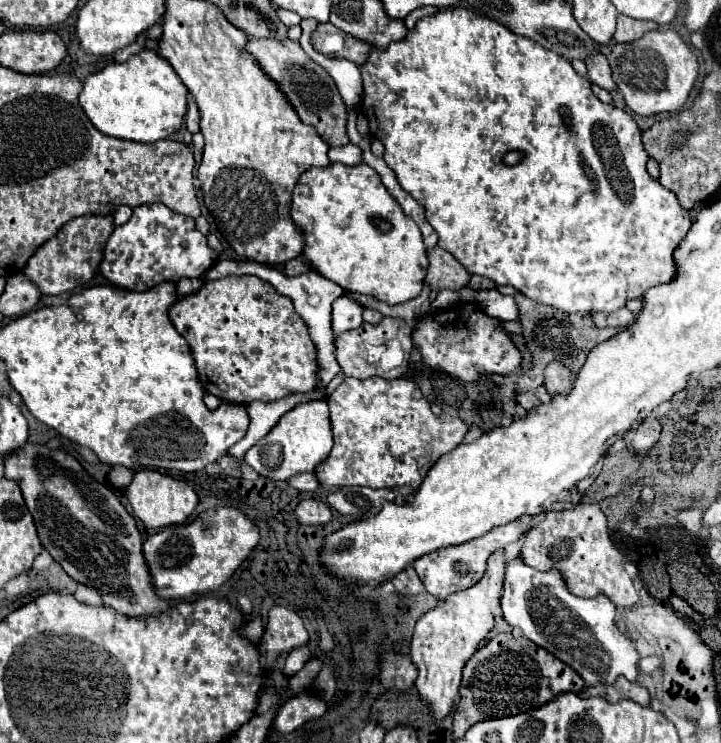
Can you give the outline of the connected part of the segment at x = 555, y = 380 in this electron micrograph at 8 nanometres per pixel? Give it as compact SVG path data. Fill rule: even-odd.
M549 364L545 368L545 390L551 396L567 396L573 388L573 378L569 376L567 368L563 368L561 364Z

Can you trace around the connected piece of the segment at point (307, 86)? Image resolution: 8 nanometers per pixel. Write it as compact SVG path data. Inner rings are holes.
M251 38L247 44L247 52L257 56L257 62L263 68L263 72L267 72L281 86L281 90L285 92L289 102L295 106L303 124L315 126L315 130L321 134L321 138L329 146L349 144L347 128L345 128L349 108L345 106L343 98L339 96L333 78L303 52L299 42L289 40L289 38L287 40Z

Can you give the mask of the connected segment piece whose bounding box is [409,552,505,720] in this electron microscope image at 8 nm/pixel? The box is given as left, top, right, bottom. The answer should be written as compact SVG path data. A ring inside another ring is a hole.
M495 552L489 558L489 566L485 576L471 586L469 590L461 590L439 602L435 608L425 612L413 630L413 640L409 648L411 662L415 664L419 676L415 680L417 692L421 700L425 700L433 714L441 720L449 714L461 684L461 670L465 662L473 656L473 652L479 648L479 642L485 640L485 636L495 626L493 608L499 606L501 600L501 588L505 578L505 560L503 552Z

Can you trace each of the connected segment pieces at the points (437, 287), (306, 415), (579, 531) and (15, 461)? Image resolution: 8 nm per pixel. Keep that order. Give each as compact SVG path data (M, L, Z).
M435 246L427 250L427 256L429 256L429 274L425 276L425 284L431 290L435 292L441 292L443 288L455 290L461 302L475 302L477 292L469 288L471 274L451 252Z
M313 400L313 402L301 402L289 412L285 412L277 426L263 436L255 444L255 448L249 448L245 452L245 462L263 478L289 482L295 474L301 472L313 472L317 464L325 462L329 452L333 448L333 436L331 436L331 422L329 422L329 408L327 400Z
M577 504L569 510L547 512L545 520L527 532L521 556L525 564L535 570L559 568L567 588L575 596L591 598L597 596L597 592L605 592L617 606L633 606L639 600L633 580L625 572L628 559L609 540L607 518L597 504Z
M27 442L19 452L5 458L5 478L15 480L23 492L25 504L35 520L37 534L45 550L63 566L63 570L77 582L95 588L103 598L105 606L115 608L119 614L145 618L145 616L161 616L167 612L169 602L159 600L149 582L149 570L145 566L143 550L141 550L141 534L137 530L135 520L121 506L119 498L91 478L83 466L65 450L51 450L45 444Z

